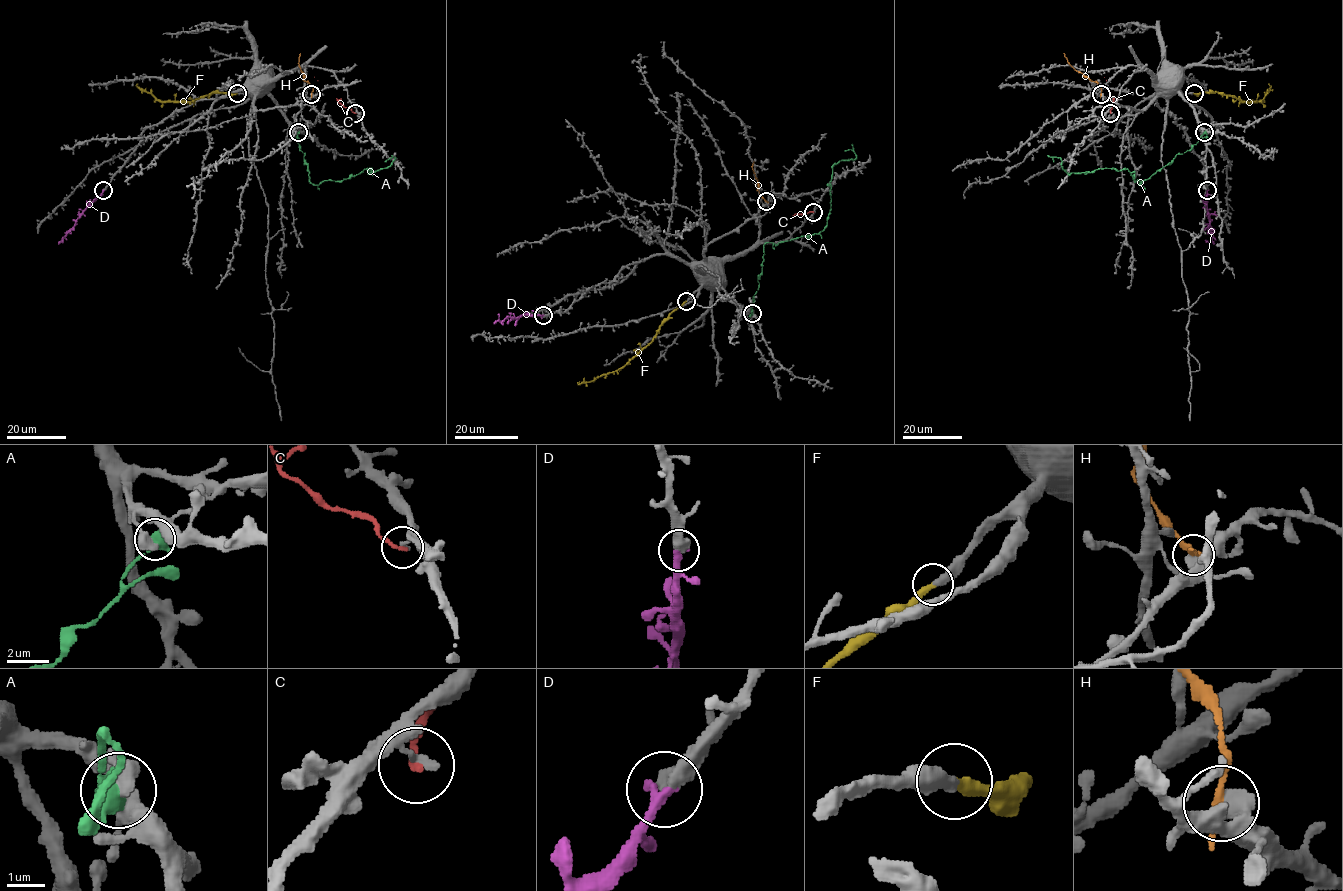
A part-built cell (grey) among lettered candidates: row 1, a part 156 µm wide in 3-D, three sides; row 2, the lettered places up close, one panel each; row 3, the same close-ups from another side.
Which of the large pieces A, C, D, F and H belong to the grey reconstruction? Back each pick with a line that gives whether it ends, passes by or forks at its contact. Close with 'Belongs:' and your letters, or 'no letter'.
D: it ends there
F: it ends there
Belongs: D, F

